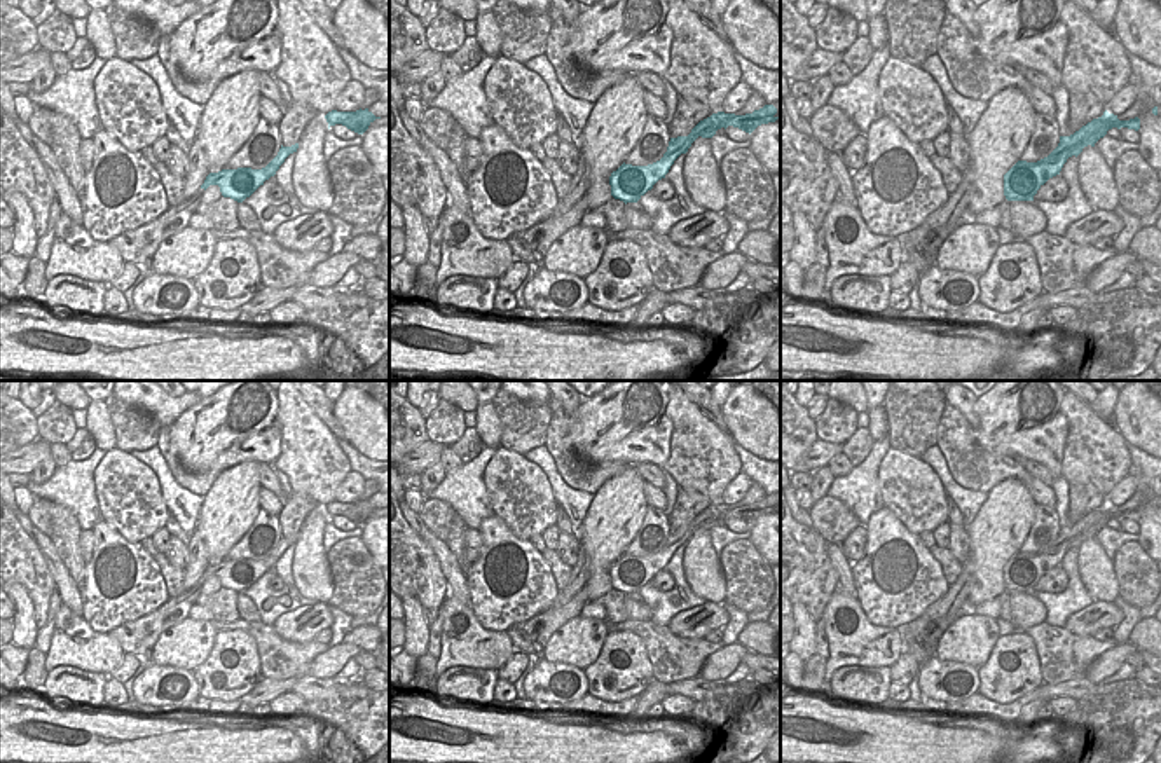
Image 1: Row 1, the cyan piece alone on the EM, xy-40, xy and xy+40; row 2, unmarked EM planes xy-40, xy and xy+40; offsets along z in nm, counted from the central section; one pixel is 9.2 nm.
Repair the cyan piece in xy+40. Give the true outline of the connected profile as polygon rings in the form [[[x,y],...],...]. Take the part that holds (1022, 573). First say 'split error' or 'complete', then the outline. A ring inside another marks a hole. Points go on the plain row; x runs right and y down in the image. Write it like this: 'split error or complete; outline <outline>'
complete; outline [[[1103,503],[1070,527],[1060,527],[1058,538],[1037,553],[1018,552],[1004,566],[1004,587],[1007,592],[1034,592],[1037,581],[1053,567],[1060,566],[1068,548],[1079,546],[1084,538],[1103,529],[1112,519],[1140,520],[1140,510],[1119,512],[1117,506]]]

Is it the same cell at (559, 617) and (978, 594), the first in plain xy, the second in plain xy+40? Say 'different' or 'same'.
different

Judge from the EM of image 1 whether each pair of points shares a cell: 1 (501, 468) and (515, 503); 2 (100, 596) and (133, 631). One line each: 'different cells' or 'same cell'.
1: same cell
2: different cells

